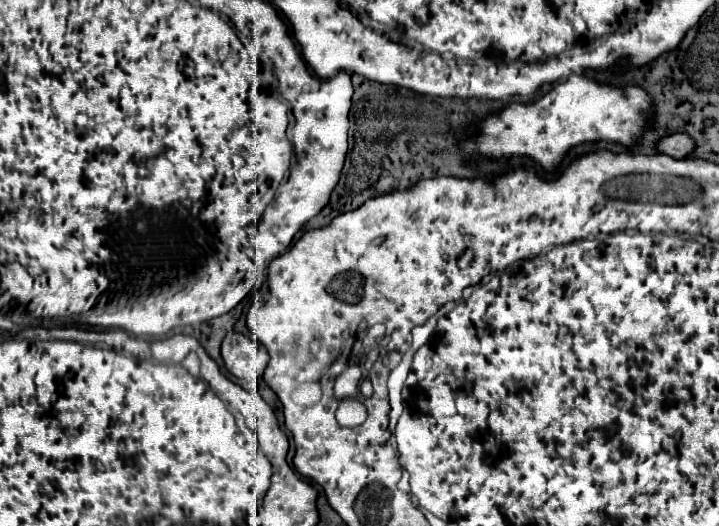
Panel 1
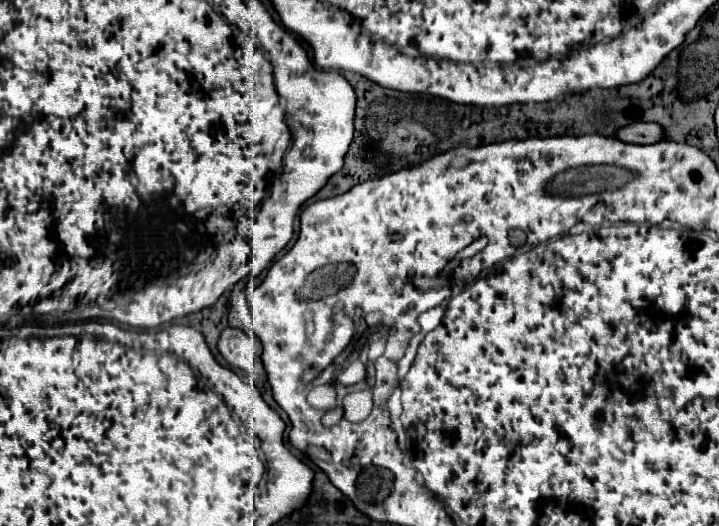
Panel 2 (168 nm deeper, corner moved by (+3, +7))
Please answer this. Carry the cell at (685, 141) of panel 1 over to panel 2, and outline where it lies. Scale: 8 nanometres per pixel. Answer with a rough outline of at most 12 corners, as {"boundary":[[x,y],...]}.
{"boundary":[[635,122],[617,132],[631,144],[653,144],[665,138],[659,124]]}

